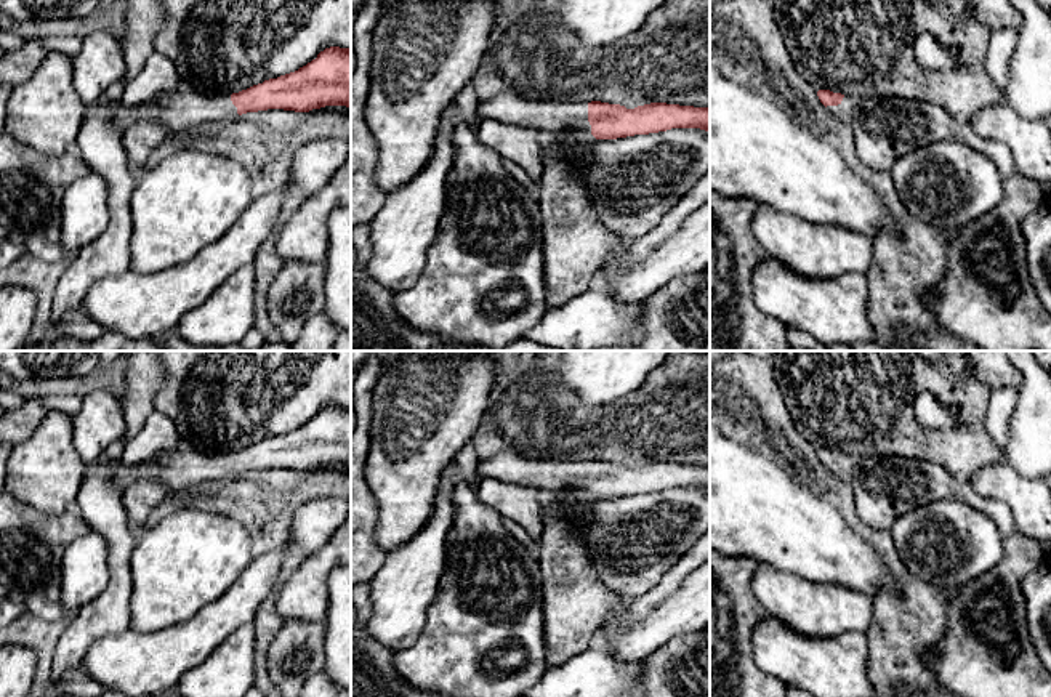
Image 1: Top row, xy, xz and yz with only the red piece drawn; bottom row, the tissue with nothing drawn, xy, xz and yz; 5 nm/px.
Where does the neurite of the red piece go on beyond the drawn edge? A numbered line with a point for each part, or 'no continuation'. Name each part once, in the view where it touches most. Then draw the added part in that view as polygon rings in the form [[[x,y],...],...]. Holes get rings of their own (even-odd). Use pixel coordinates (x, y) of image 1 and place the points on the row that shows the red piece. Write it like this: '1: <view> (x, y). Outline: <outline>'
1: xz (555, 116). Outline: [[[498,95],[479,101],[479,122],[498,120],[509,125],[522,125],[537,131],[548,130],[559,135],[566,130],[591,133],[588,122],[588,103],[535,101],[519,95]]]

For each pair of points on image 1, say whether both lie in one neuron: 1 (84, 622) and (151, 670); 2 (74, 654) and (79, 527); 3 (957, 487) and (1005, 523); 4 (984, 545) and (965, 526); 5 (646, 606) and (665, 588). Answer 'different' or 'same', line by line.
1: different
2: different
3: same
4: same
5: same

